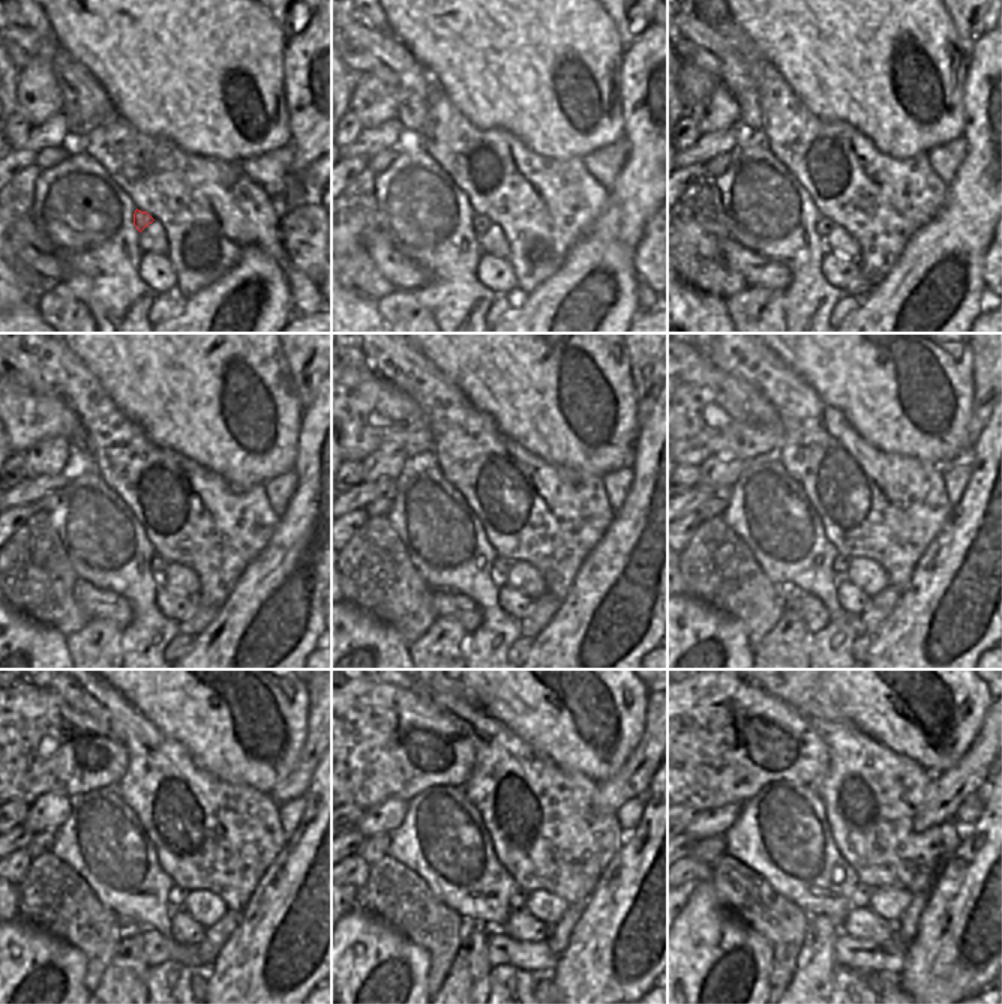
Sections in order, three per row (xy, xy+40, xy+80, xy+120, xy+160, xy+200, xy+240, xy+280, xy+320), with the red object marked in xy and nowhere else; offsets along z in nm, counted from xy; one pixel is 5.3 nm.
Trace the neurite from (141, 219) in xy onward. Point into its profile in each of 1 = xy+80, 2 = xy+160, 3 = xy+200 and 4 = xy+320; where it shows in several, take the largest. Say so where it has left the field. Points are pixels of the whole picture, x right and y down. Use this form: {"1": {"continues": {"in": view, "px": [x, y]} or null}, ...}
{"1": {"continues": {"in": "xy+80", "px": [824, 225]}}, "2": {"continues": {"in": "xy+160", "px": [501, 565]}}, "3": {"continues": {"in": "xy+200", "px": [840, 565]}}, "4": {"continues": {"in": "xy+320", "px": [861, 895]}}}

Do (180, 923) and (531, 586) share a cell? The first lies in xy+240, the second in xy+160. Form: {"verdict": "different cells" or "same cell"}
{"verdict": "different cells"}

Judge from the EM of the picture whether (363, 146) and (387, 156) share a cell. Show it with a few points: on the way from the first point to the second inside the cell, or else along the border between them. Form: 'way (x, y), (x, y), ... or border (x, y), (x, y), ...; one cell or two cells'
border (393, 147), (384, 147), (369, 159); two cells

